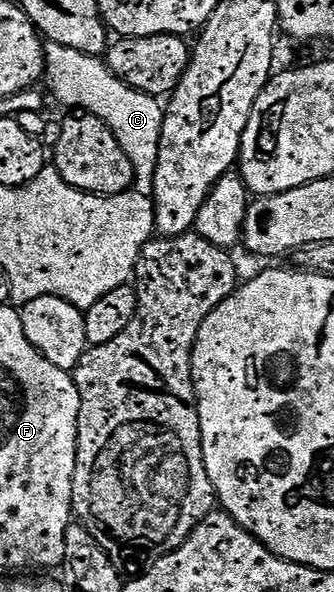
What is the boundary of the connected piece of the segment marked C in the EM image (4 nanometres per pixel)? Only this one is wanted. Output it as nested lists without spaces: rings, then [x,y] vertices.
[[[48,42],[44,48],[44,64],[45,79],[51,82],[56,101],[71,107],[67,109],[82,109],[86,114],[105,121],[105,125],[117,137],[121,149],[125,149],[125,157],[133,161],[133,190],[142,195],[154,196],[164,104],[156,96],[141,93],[118,79],[102,58],[73,48]]]

